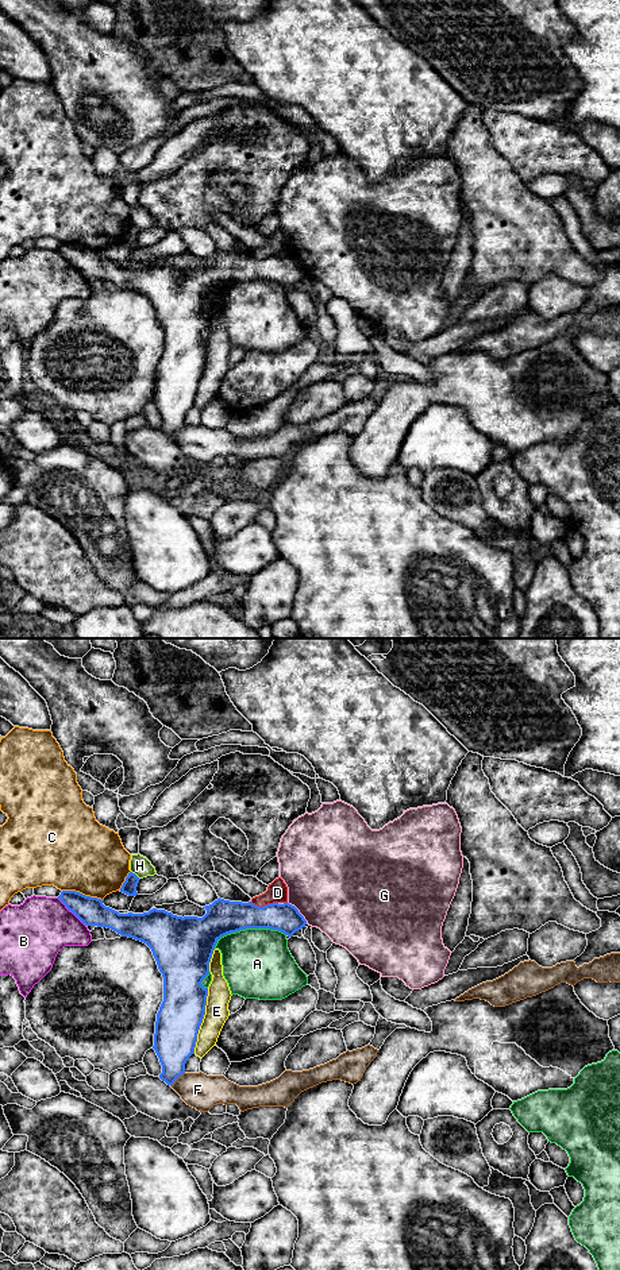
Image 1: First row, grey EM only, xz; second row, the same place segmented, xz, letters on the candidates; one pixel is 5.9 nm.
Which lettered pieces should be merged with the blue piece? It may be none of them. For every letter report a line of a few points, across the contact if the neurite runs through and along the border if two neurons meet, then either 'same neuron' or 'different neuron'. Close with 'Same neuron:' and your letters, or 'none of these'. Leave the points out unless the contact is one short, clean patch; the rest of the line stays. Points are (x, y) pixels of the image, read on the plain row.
A: different neuron
B: different neuron
C: different neuron
D: line xz (250, 254), (258, 258), (277, 255); different neuron
E: different neuron
F: line xz (184, 424), (170, 437); different neuron
G: different neuron
H: different neuron
Same neuron: none of these

